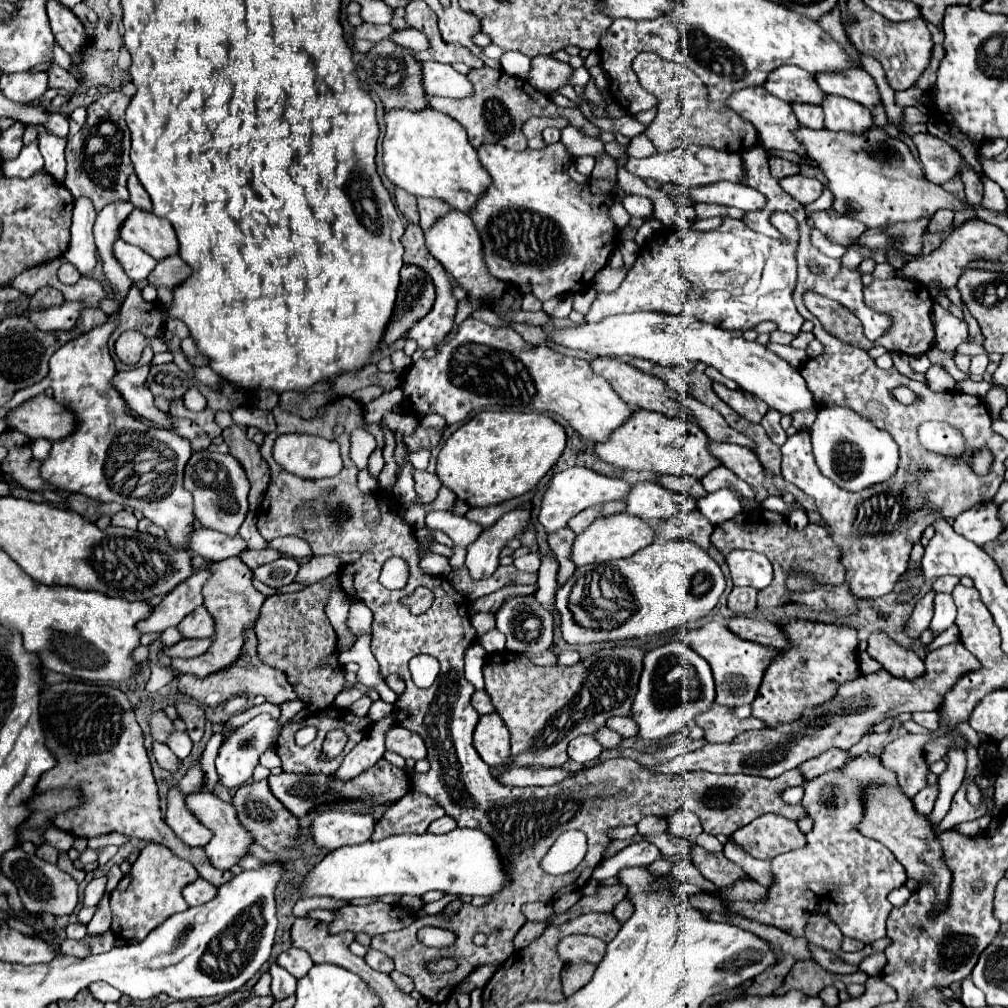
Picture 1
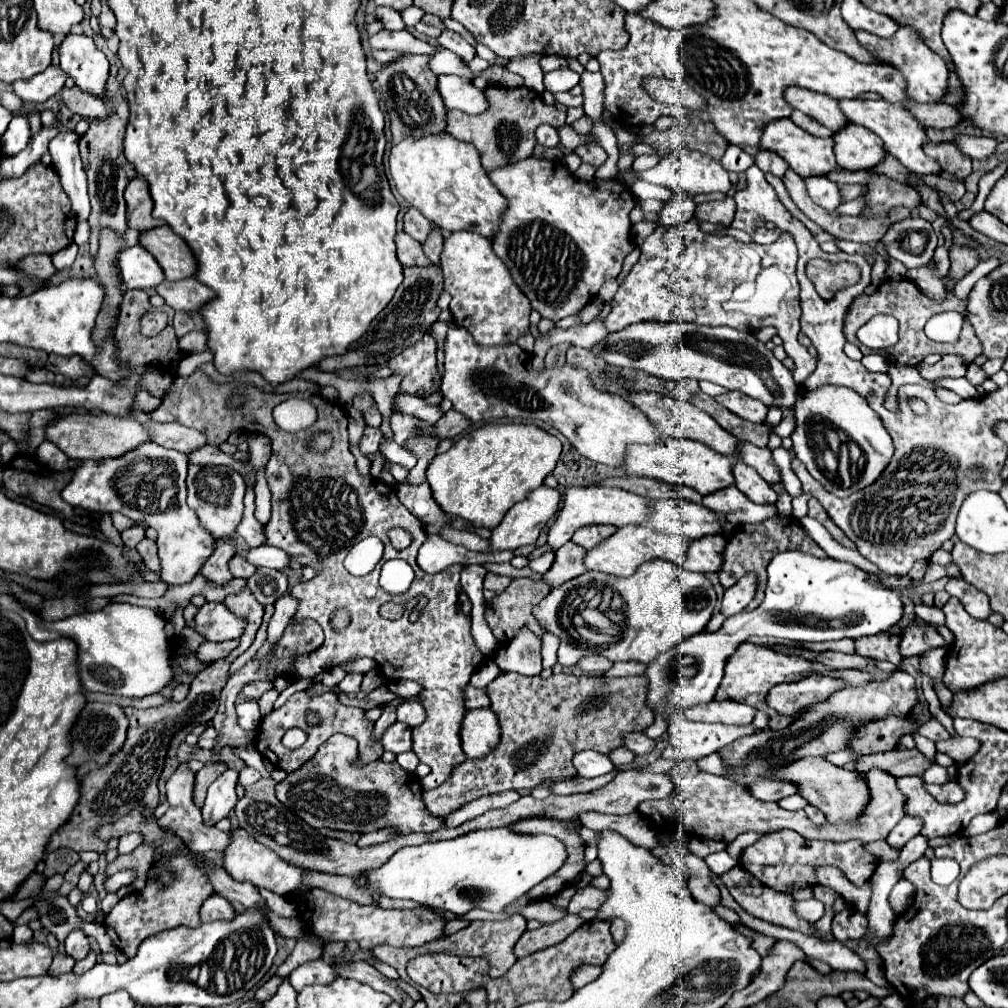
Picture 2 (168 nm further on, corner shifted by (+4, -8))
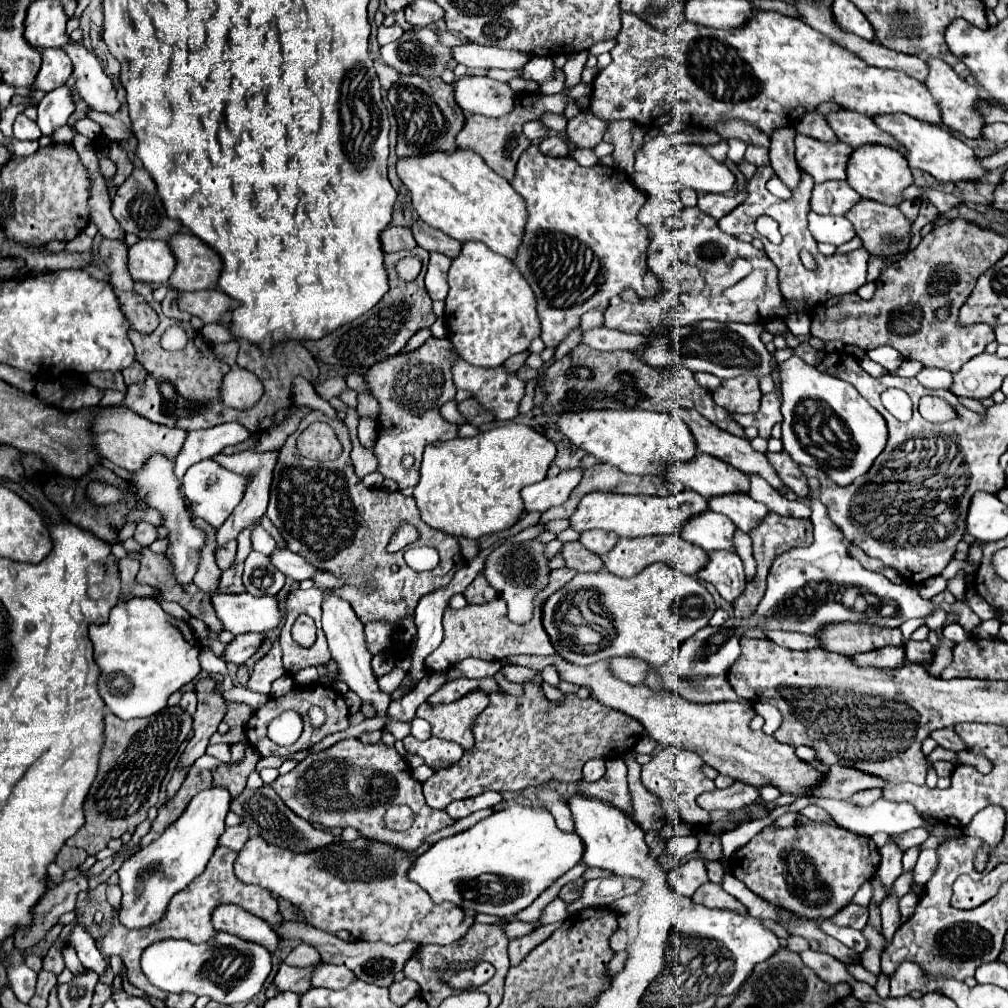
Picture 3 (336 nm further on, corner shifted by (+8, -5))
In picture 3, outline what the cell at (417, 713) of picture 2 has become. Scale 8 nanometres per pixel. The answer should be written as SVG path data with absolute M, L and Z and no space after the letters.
M415 716L409 724L411 724L411 734L413 734L415 738L427 740L427 738L431 736L431 726L429 726L429 722L425 722L425 720L421 720L421 718Z

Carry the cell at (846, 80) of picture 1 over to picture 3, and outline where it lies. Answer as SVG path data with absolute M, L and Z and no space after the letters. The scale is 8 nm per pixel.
M881 114L881 116L873 118L873 122L877 122L877 126L881 130L891 134L905 148L907 162L911 168L919 168L919 170L931 174L933 178L937 178L939 182L973 180L973 178L979 178L981 174L985 174L985 168L981 168L973 150L965 142L951 136L949 132L945 132L939 126L929 126L925 122L919 122L917 118L909 118L909 114Z

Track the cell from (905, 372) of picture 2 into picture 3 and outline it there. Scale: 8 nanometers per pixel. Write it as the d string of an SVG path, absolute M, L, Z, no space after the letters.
M863 356L861 360L859 360L859 364L871 374L871 376L885 376L885 368L881 366L881 364L877 364L877 362L873 362L871 358L867 358L867 356Z

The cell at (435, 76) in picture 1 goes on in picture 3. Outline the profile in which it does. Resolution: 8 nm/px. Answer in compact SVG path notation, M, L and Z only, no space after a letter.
M463 76L455 84L455 102L465 114L501 116L513 108L515 92L505 82L495 82L485 76Z

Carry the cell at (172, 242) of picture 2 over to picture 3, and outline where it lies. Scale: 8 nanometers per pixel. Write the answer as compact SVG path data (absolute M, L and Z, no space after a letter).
M177 234L167 242L177 266L169 278L169 286L175 290L207 290L217 288L221 272L221 258L205 242L193 234Z

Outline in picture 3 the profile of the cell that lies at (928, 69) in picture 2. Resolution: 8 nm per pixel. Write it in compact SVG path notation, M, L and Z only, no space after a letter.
M931 58L927 64L929 64L929 78L925 80L925 86L931 90L933 98L935 98L937 104L941 106L941 118L943 118L943 122L945 122L949 128L953 128L953 130L965 134L967 138L981 138L983 120L981 120L979 112L975 110L975 104L981 100L977 88L971 86L971 84L967 84L965 80L961 80L961 78L955 74L955 70L953 70L949 64L945 64L943 60Z

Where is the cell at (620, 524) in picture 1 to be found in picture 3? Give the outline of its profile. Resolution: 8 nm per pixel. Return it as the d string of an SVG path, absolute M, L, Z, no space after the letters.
M651 534L645 538L619 538L617 544L613 546L613 550L609 550L609 554L601 556L605 568L621 578L631 578L633 574L641 572L645 566L655 564L655 562L663 562L673 566L675 570L679 570L681 574L689 574L693 576L699 568L705 566L707 562L707 552L699 546L693 546L689 542L685 542L681 536L665 536L665 534Z

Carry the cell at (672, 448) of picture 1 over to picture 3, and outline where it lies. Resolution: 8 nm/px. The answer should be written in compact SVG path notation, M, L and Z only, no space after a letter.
M697 454L693 462L663 466L663 478L679 480L685 488L699 492L703 498L731 494L731 492L747 492L749 490L749 476L739 472L737 468L721 462L719 458Z

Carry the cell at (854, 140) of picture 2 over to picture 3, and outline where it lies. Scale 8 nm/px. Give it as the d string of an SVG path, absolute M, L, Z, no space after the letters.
M857 146L857 150L853 150L849 156L847 182L863 198L895 206L899 202L901 190L913 184L913 176L901 150L893 150L891 146Z

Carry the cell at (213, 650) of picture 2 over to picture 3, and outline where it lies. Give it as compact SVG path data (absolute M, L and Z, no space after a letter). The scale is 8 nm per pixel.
M239 634L239 636L235 636L225 646L223 660L225 662L235 662L235 664L245 662L257 650L257 646L261 644L261 640L263 640L263 634Z

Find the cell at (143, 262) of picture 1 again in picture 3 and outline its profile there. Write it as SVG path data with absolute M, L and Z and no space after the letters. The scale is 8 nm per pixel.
M139 240L129 248L127 262L131 278L145 284L167 284L175 260L165 240Z

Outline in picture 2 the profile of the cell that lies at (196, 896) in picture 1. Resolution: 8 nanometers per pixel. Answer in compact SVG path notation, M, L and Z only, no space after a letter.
M213 895L209 897L209 901L205 901L205 905L201 907L201 919L207 921L231 921L235 917L235 909L229 905L229 901L225 901L225 897L221 895Z

